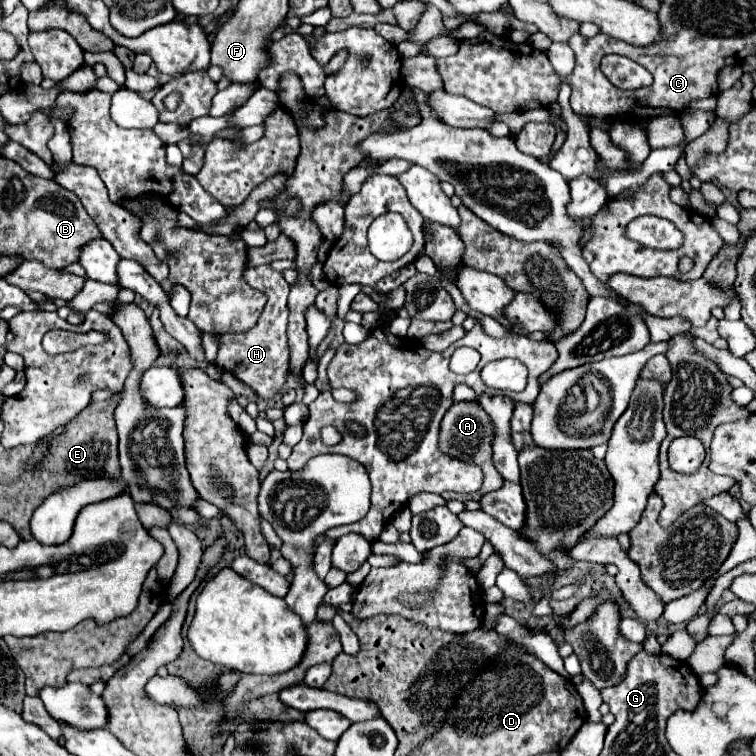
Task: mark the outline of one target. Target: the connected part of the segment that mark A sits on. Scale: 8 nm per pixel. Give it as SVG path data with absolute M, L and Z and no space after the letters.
M456 402L452 404L452 408L444 414L442 418L442 426L440 426L440 448L442 452L446 452L448 456L454 458L466 458L466 460L476 460L476 464L482 468L484 474L484 484L478 492L474 494L454 494L453 491L444 491L441 496L446 500L480 500L484 494L498 490L504 482L498 474L498 470L494 468L492 462L492 440L494 440L494 424L490 424L490 416L486 414L486 410L476 402Z

